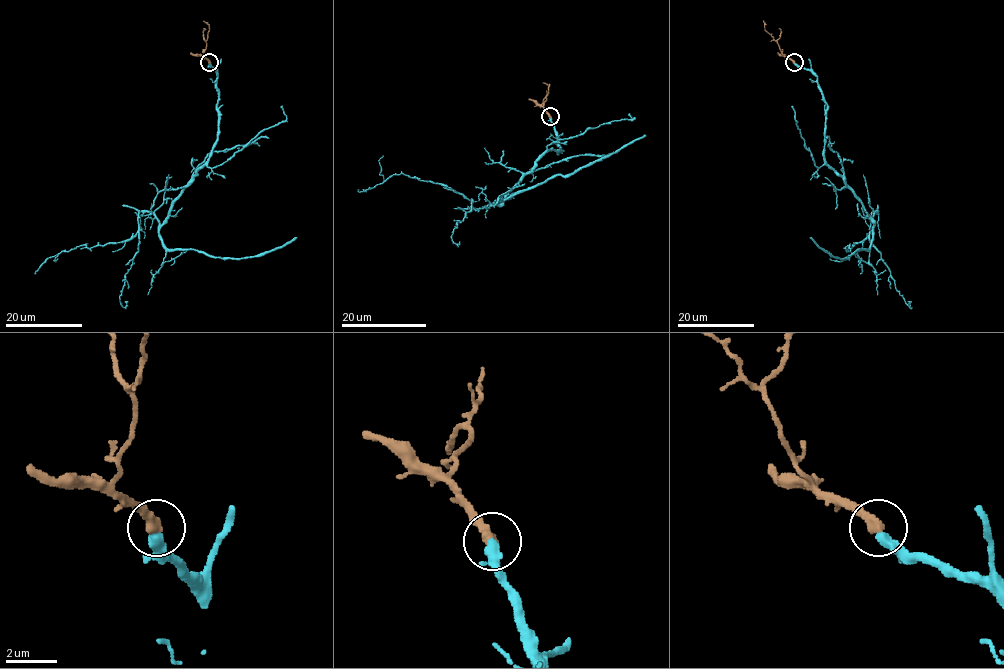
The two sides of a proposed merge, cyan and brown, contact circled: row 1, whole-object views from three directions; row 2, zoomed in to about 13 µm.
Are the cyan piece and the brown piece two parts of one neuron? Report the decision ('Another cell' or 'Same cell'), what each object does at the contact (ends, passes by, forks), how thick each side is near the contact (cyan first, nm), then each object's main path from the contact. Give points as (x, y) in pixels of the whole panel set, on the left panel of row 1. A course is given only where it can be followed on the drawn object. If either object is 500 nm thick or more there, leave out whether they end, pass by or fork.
Same cell. At the ring cyan ends. At the ring brown ends. Thickness 440 nm (cyan) against 440 nm. Course of cyan: (209, 63), (218, 140), (170, 215), (161, 224), (139, 211), (128, 240), (61, 251), (34, 273). Course of brown: (209, 62), (203, 56), (209, 26), (203, 21)

